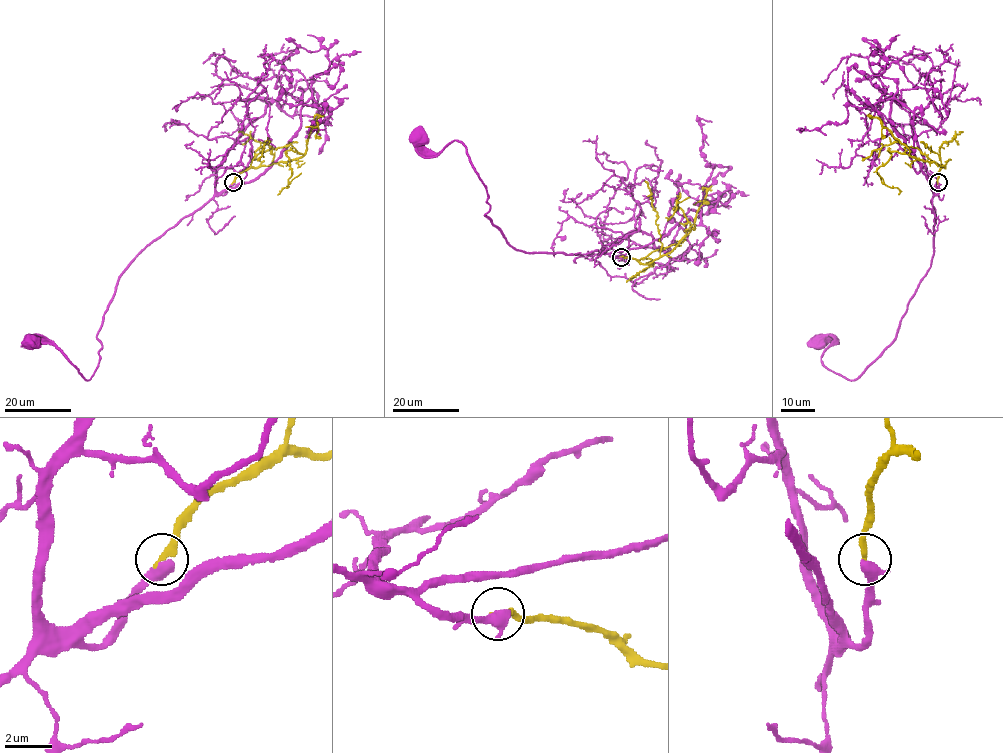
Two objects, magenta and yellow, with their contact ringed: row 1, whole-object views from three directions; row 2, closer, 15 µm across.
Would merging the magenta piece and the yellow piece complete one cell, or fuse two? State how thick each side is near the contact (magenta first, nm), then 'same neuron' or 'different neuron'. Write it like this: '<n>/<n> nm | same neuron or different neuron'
550/260 nm | same neuron

